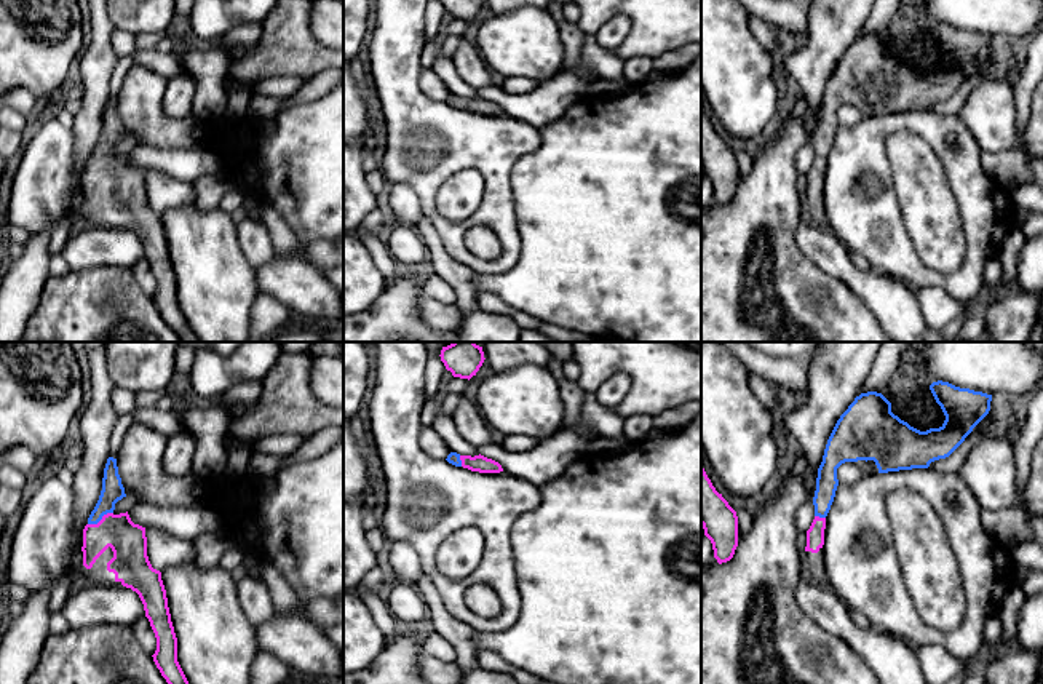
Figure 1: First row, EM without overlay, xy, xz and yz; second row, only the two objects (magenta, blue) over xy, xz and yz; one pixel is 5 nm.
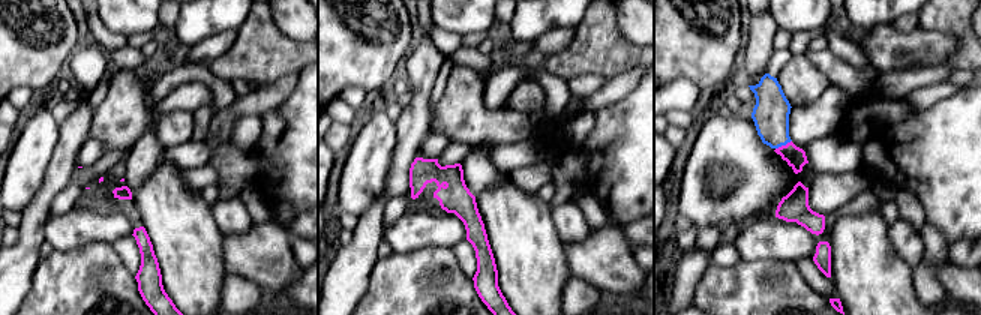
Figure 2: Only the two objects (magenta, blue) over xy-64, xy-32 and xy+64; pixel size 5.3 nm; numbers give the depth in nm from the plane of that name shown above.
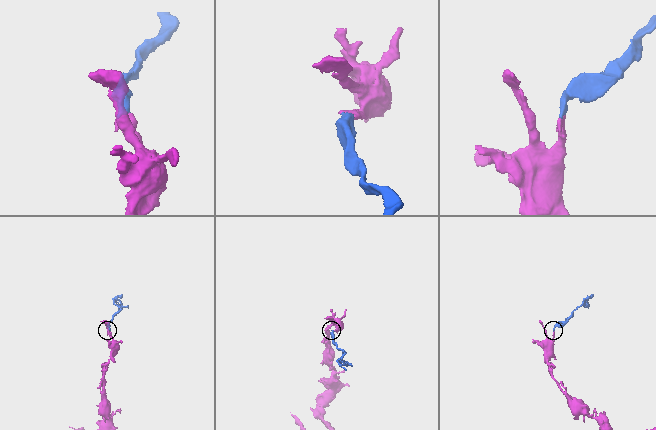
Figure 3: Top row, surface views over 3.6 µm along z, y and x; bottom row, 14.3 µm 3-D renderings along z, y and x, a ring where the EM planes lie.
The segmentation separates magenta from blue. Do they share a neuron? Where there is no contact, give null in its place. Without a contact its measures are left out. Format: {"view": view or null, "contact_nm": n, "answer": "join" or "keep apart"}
{"view": "xy", "contact_nm": 140, "answer": "join"}

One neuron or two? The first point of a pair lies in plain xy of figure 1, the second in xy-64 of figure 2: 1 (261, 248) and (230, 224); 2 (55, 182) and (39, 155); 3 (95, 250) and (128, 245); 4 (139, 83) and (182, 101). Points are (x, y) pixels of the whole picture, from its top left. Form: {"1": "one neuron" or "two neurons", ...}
{"1": "one neuron", "2": "one neuron", "3": "two neurons", "4": "two neurons"}

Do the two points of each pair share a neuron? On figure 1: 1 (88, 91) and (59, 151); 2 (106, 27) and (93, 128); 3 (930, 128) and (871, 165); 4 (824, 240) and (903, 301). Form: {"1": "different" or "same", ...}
{"1": "different", "2": "same", "3": "same", "4": "same"}

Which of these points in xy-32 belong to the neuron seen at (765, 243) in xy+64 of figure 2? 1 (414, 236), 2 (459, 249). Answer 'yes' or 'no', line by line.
1: yes
2: no

